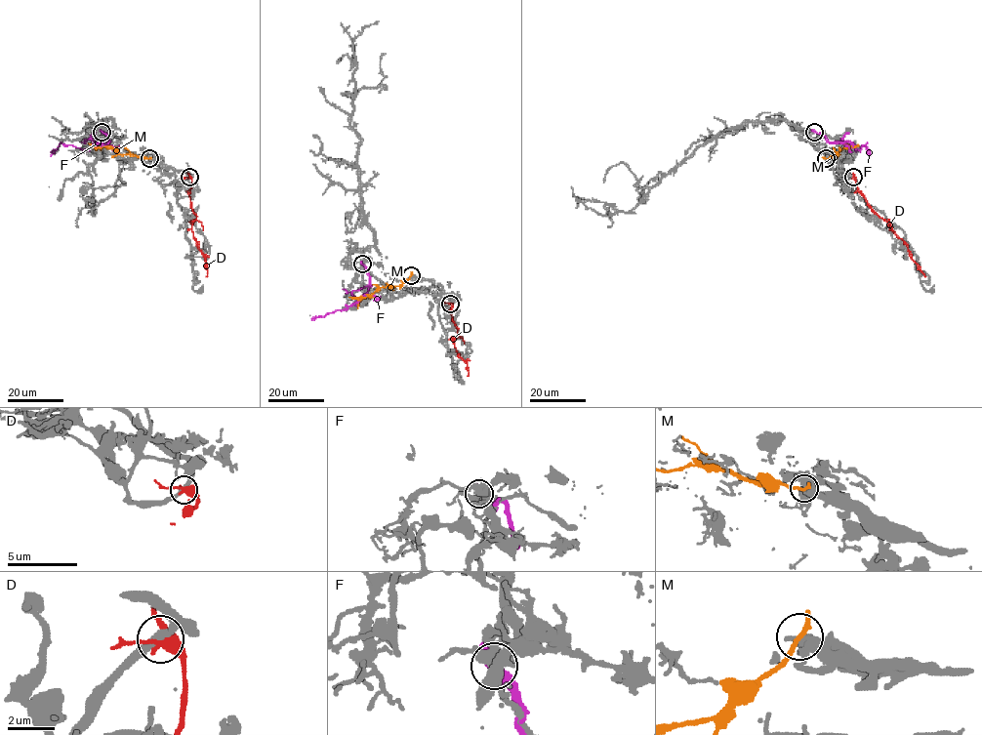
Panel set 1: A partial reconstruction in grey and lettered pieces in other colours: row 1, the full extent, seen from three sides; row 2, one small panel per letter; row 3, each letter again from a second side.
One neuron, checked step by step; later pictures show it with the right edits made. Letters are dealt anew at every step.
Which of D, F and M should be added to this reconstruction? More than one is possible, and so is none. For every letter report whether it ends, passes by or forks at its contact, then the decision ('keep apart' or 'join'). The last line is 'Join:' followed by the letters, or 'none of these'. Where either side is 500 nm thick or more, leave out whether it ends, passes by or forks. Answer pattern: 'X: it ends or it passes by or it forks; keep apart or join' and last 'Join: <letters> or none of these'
D: it forks; keep apart
F: it passes by; keep apart
M: keep apart
Join: none of these

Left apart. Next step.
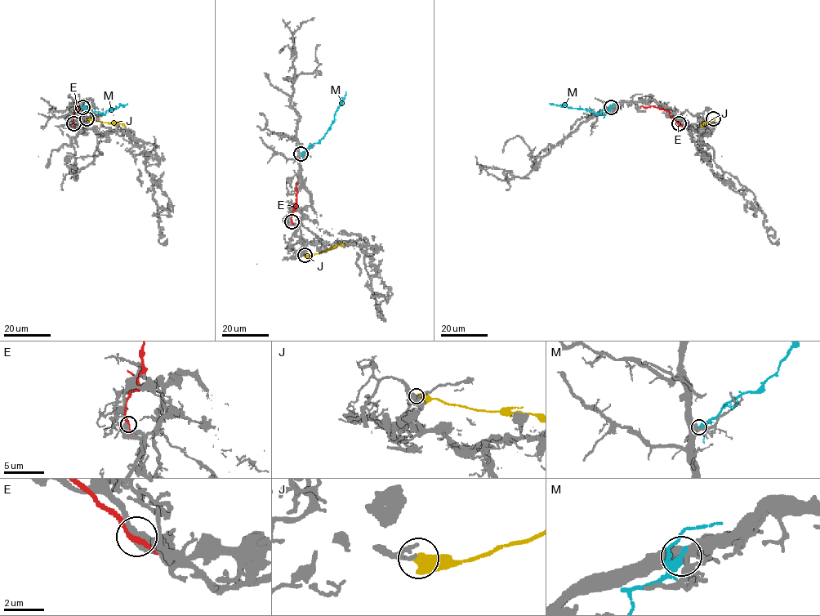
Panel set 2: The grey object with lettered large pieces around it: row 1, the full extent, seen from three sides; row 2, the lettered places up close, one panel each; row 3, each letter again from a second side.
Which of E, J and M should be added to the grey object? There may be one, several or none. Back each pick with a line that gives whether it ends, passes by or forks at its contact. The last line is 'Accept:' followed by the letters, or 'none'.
Accept: none

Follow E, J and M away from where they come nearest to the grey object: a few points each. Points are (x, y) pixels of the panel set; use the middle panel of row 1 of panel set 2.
E: (291, 221), (291, 214), (296, 205), (296, 183)
J: (305, 256), (326, 251), (343, 243)
M: (301, 154), (326, 134), (346, 91)

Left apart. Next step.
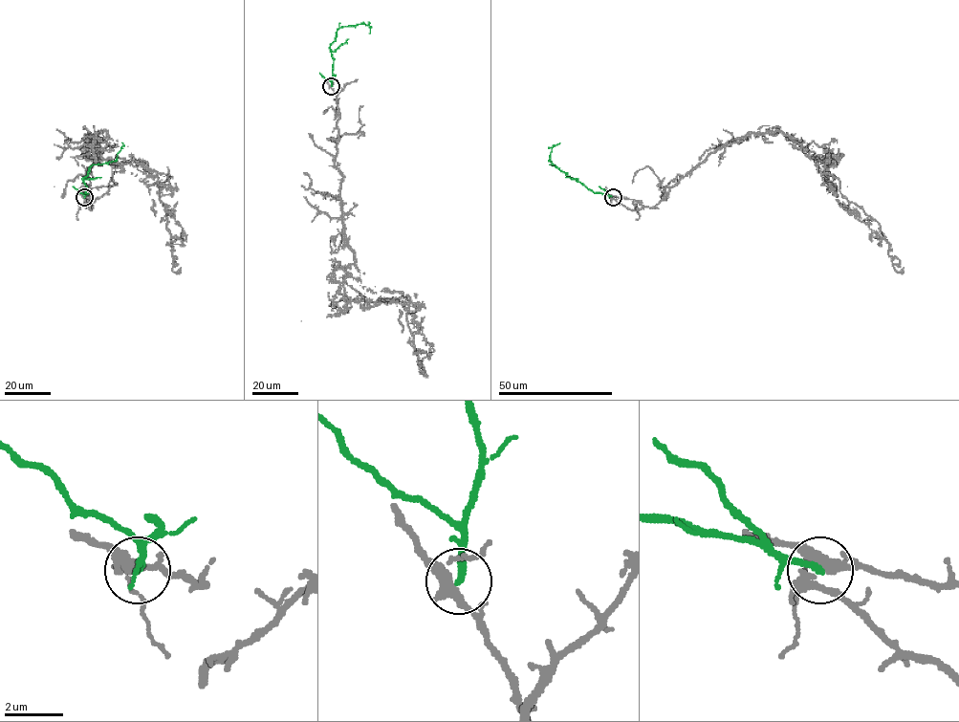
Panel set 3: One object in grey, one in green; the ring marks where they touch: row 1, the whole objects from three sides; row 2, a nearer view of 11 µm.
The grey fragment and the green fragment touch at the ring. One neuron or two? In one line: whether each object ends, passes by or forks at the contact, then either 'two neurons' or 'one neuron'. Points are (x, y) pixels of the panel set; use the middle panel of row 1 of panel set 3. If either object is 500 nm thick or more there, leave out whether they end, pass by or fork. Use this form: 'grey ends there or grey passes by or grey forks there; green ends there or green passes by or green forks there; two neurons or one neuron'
grey forks there; green ends there; two neurons

